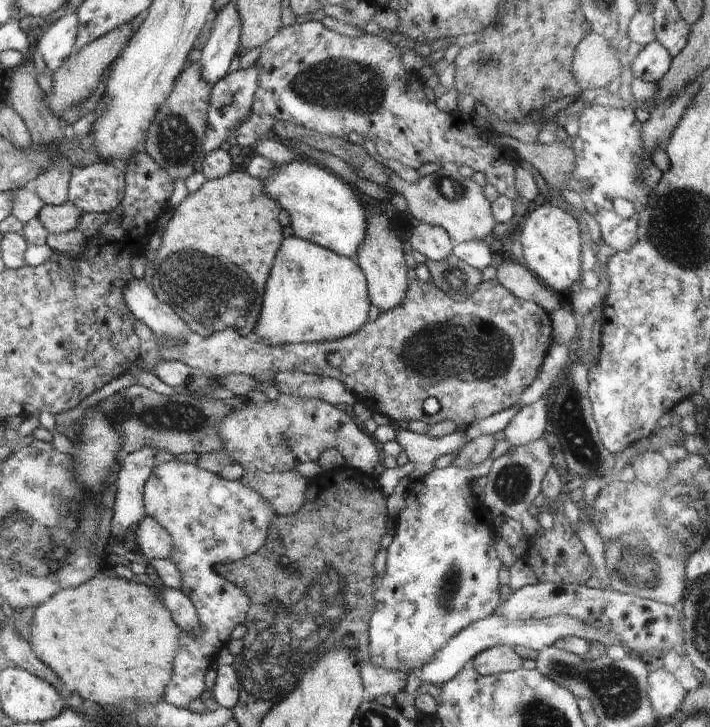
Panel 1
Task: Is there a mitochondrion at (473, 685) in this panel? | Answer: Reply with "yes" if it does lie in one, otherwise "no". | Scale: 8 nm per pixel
no

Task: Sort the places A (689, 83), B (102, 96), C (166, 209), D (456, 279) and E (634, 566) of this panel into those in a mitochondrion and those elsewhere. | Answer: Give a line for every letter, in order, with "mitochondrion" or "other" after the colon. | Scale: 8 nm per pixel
A: other
B: other
C: other
D: mitochondrion
E: mitochondrion

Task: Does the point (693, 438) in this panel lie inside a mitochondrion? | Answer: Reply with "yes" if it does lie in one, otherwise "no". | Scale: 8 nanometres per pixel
no

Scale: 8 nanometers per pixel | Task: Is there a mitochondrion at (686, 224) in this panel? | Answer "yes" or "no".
yes

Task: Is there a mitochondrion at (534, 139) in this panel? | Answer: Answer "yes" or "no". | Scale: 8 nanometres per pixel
no

